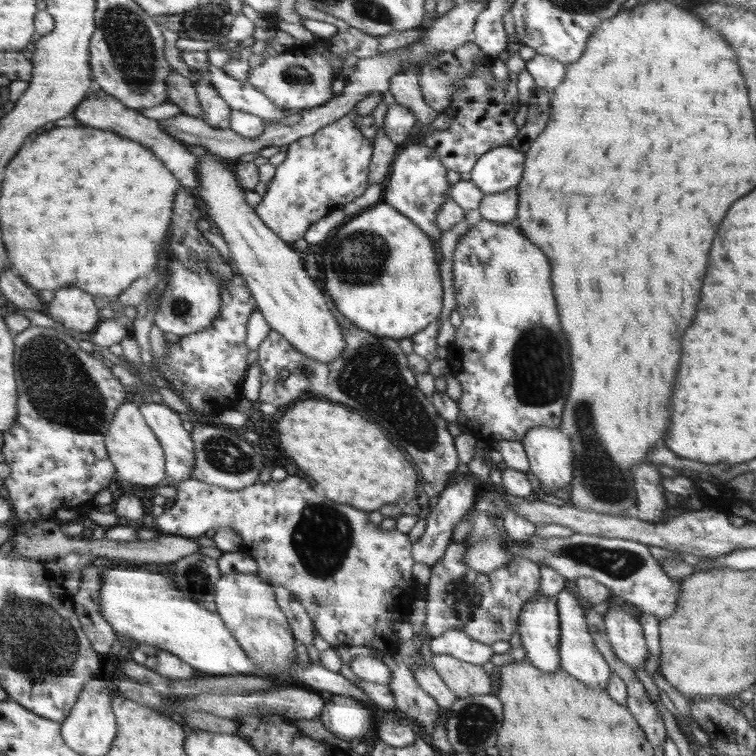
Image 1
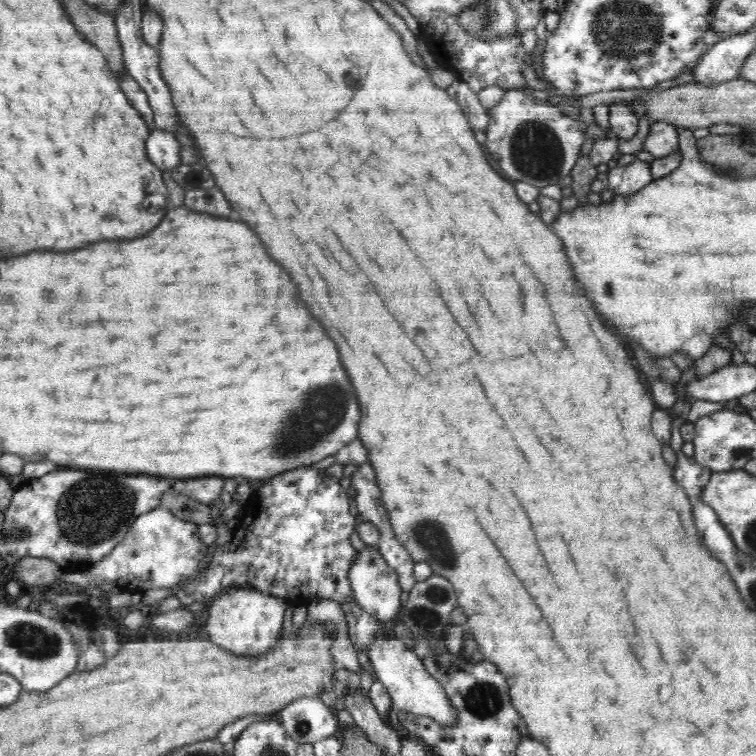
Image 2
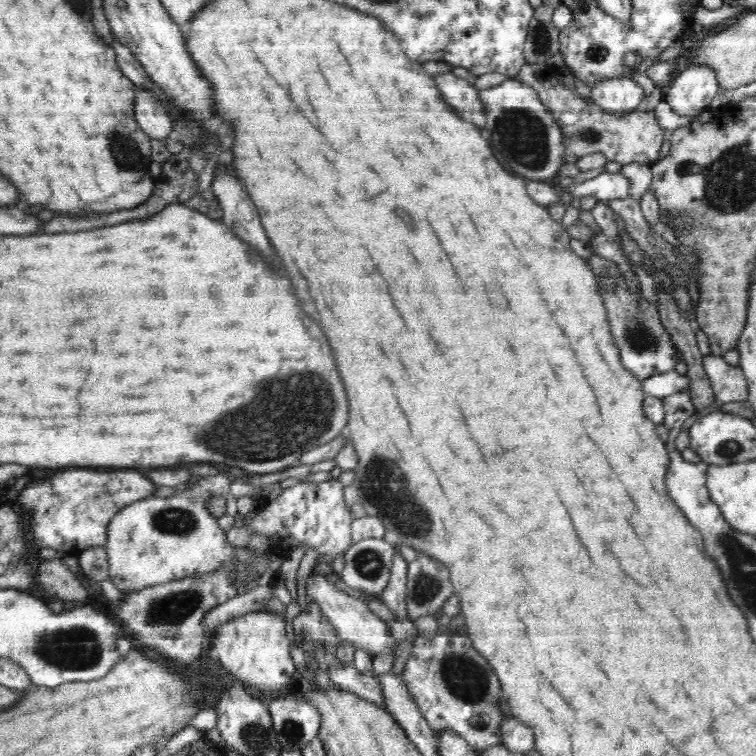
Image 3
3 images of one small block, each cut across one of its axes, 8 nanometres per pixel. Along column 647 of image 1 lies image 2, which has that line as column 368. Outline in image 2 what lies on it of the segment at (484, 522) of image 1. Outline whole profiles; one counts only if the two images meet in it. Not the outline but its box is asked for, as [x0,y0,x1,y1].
[348,545,403,624]

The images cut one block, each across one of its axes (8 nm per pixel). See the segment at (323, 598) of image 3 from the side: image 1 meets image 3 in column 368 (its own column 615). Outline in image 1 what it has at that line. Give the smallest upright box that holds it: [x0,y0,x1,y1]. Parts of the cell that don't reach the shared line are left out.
[603,607,649,671]

